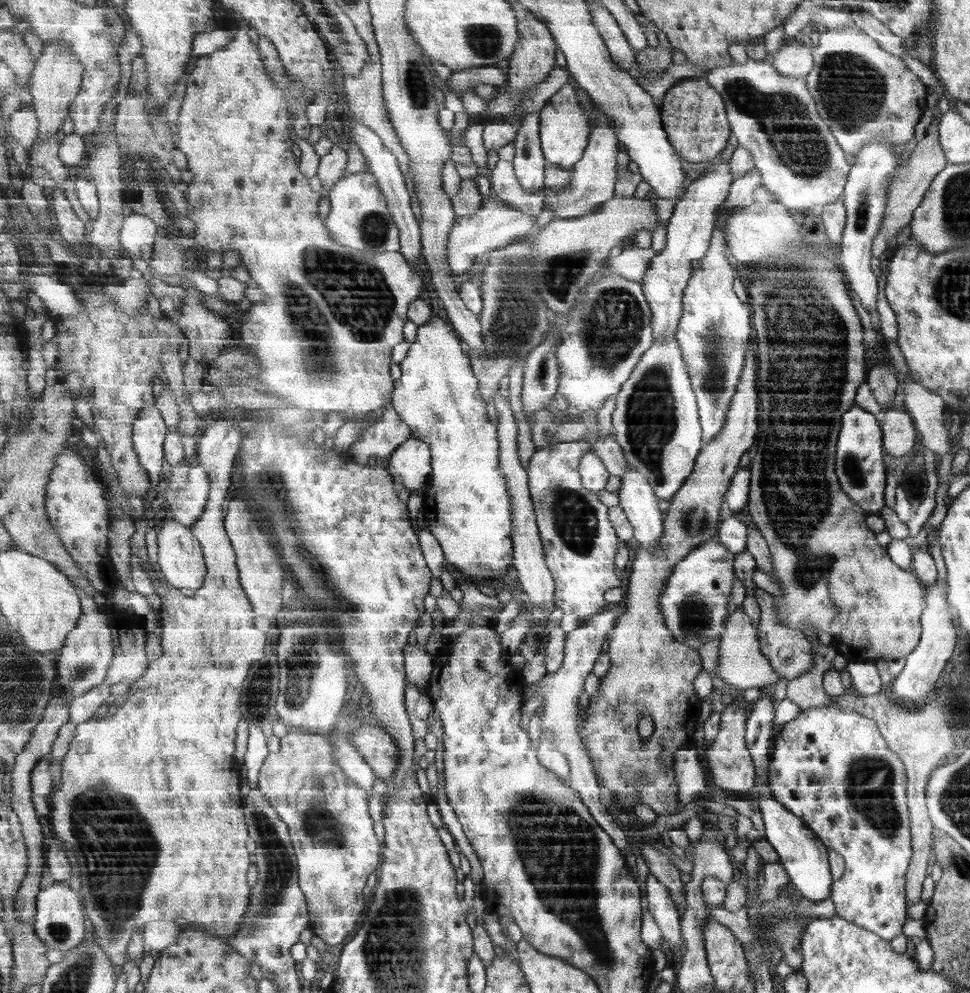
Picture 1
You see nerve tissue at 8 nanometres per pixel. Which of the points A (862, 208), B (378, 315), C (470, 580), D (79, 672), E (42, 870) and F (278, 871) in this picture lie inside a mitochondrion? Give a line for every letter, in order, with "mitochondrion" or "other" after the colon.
A: mitochondrion
B: mitochondrion
C: other
D: mitochondrion
E: other
F: mitochondrion

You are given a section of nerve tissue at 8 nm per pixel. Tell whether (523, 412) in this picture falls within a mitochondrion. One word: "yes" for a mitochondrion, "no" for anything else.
no

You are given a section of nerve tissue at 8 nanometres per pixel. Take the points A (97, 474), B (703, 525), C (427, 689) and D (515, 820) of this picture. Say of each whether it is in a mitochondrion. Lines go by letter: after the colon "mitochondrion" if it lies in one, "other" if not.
A: other
B: other
C: other
D: mitochondrion

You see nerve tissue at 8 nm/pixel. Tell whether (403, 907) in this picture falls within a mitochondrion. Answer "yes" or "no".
yes

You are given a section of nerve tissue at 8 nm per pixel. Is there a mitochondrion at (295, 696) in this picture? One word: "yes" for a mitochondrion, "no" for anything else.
yes

